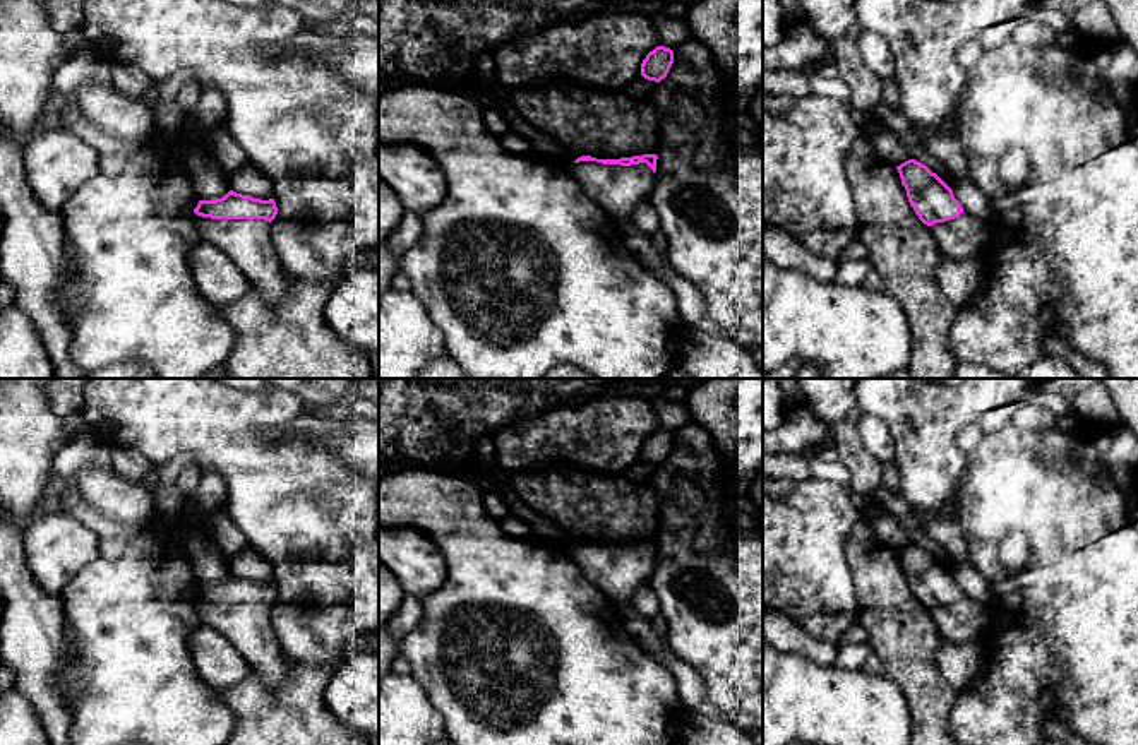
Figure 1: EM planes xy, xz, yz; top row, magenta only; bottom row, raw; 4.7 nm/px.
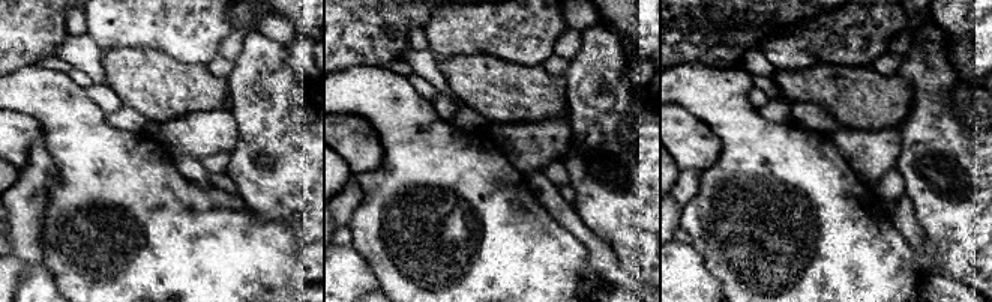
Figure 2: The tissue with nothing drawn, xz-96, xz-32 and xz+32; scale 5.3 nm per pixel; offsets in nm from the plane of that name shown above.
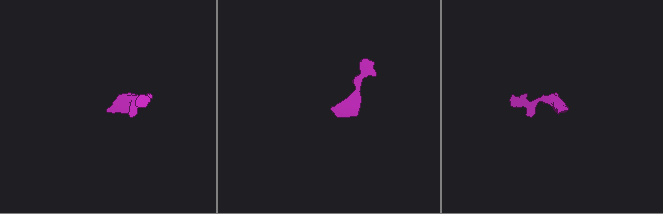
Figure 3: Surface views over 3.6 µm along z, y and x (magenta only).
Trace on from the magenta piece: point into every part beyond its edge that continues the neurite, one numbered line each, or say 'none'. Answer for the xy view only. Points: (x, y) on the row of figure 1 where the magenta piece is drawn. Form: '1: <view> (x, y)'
1: xy (247, 242)

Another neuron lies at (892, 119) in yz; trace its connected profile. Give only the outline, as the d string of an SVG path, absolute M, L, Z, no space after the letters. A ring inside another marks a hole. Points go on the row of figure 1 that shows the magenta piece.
M879 104L874 110L874 115L881 120L884 130L891 130L907 147L912 159L925 164L932 173L936 173L949 188L955 187L956 178L949 173L949 170L943 164L941 159L931 156L922 142L913 125L907 120L907 116L900 111L900 108L891 108L888 104Z

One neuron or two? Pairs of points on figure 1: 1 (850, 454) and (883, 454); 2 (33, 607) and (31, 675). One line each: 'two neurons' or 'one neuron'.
1: two neurons
2: one neuron

